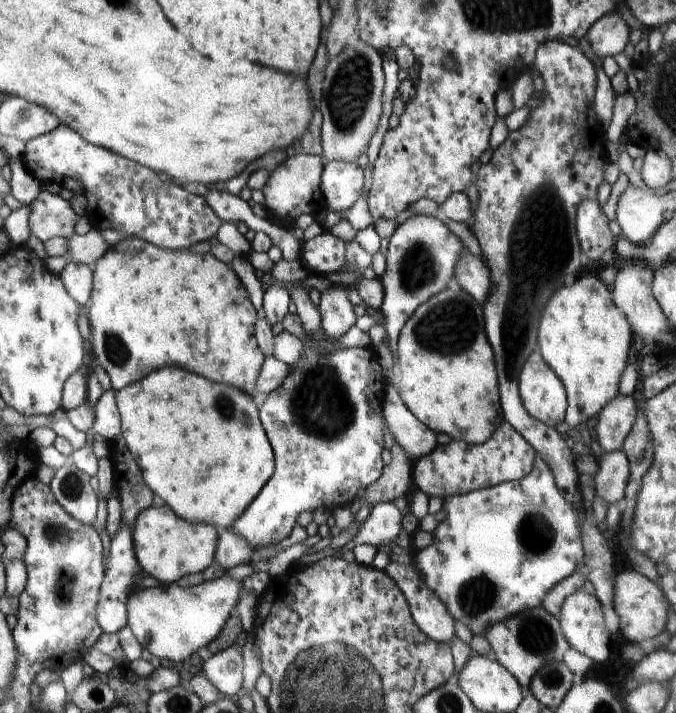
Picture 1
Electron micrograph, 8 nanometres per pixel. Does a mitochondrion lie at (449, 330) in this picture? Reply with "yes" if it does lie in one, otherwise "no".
yes

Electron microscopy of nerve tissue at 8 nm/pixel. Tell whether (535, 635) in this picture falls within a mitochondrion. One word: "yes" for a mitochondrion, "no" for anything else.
yes

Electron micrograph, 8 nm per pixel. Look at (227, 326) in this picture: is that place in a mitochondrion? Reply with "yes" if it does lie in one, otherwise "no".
no

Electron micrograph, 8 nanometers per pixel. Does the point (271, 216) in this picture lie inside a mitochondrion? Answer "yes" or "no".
no

